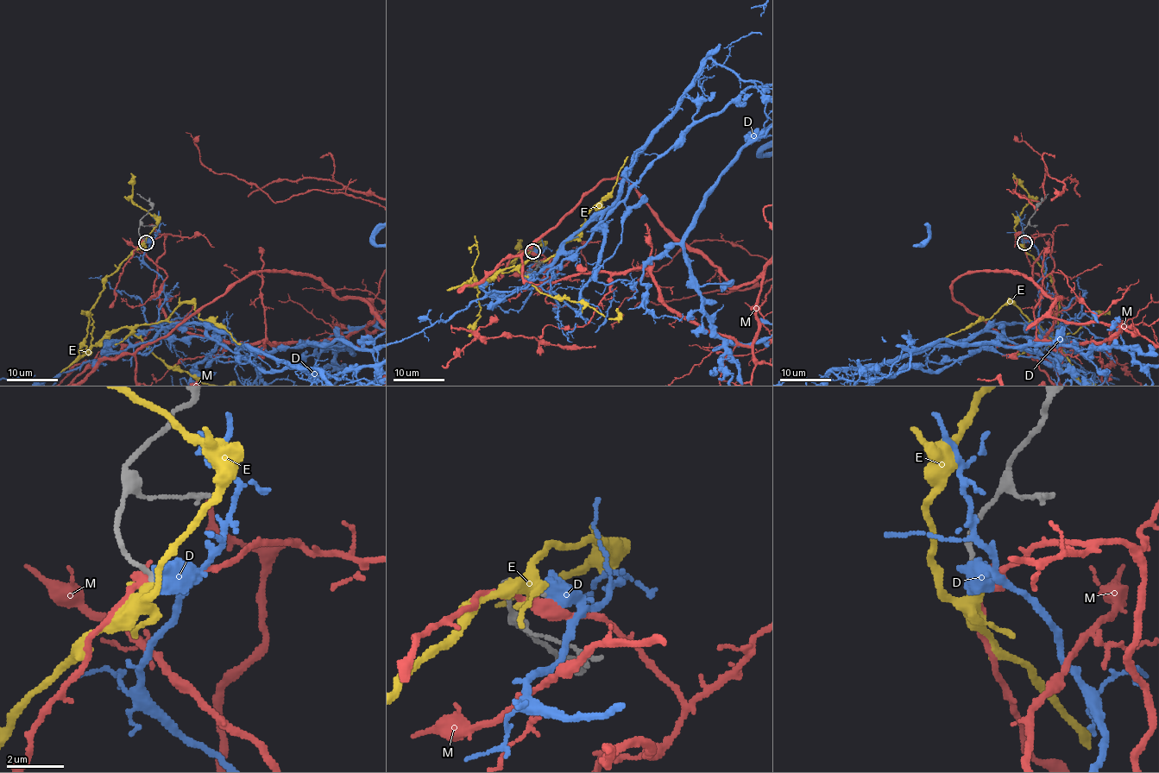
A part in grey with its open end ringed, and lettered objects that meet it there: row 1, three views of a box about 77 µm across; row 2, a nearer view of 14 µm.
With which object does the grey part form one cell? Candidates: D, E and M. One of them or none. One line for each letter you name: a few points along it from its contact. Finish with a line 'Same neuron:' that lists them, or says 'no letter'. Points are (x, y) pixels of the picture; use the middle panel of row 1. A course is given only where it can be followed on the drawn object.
Same neuron: no letter

